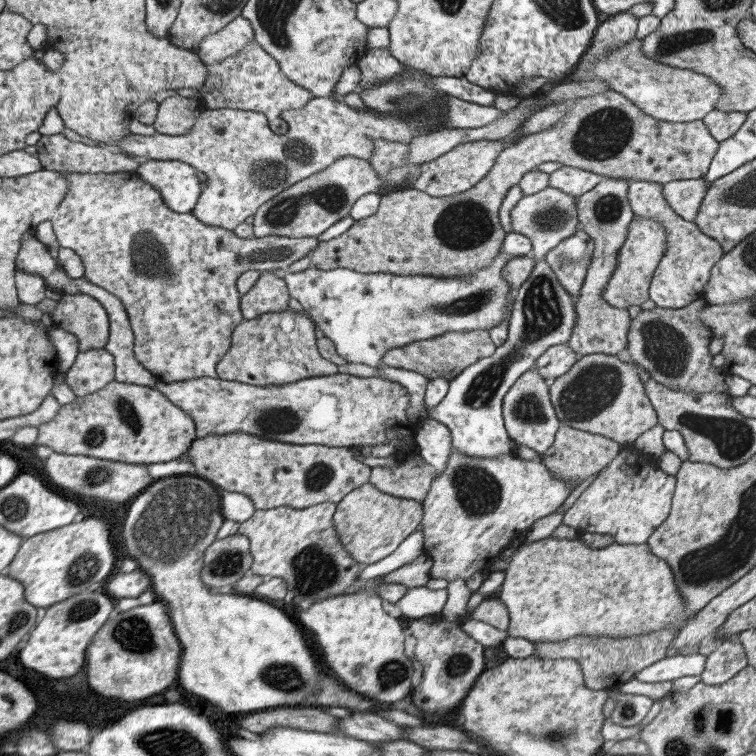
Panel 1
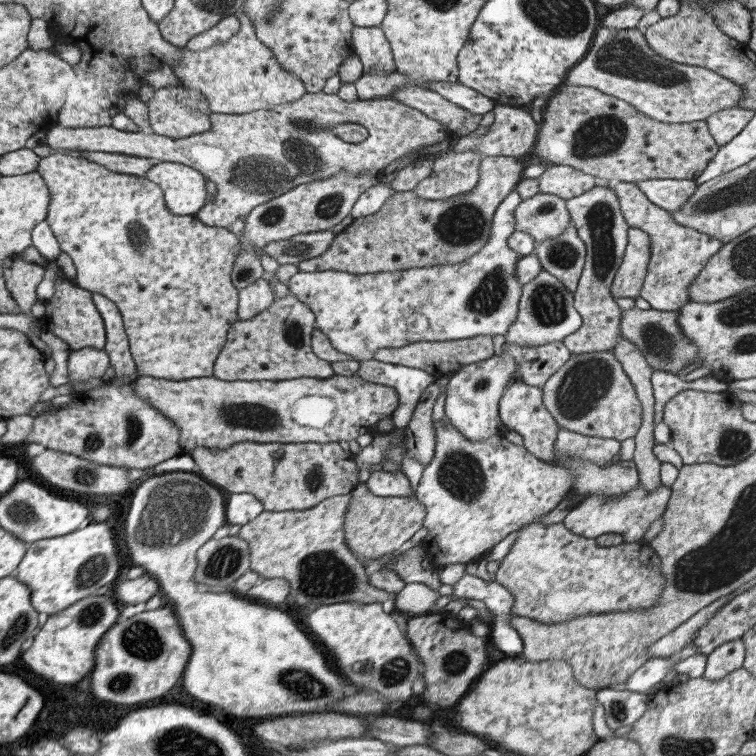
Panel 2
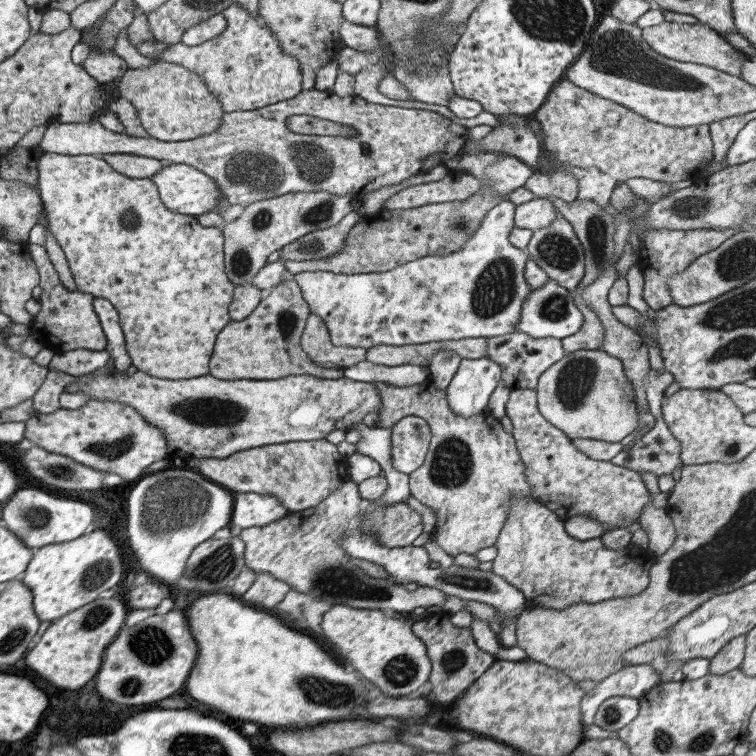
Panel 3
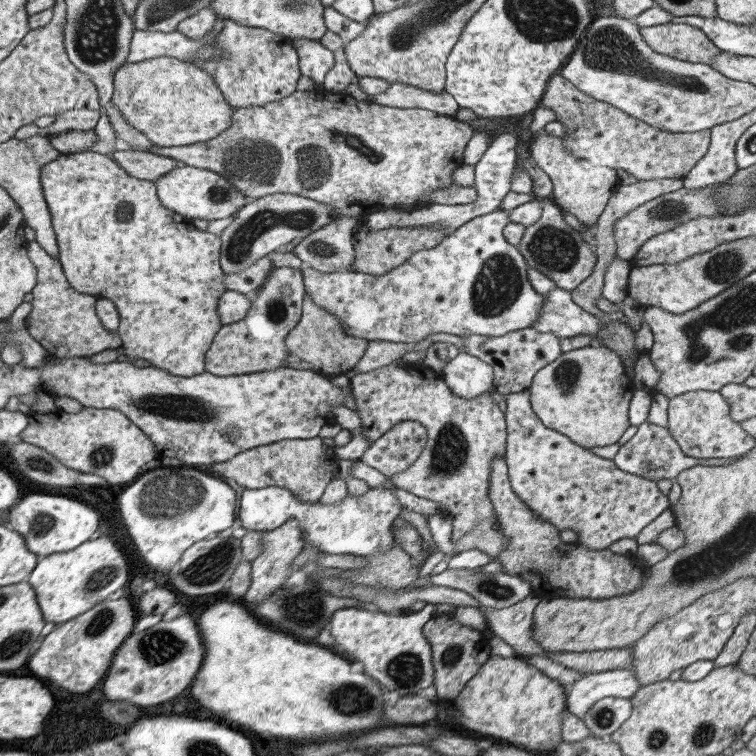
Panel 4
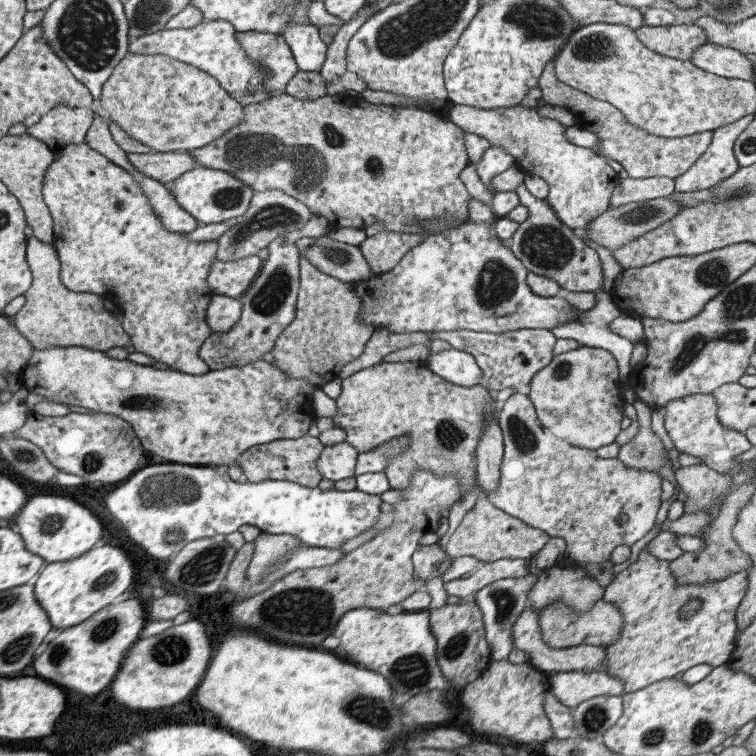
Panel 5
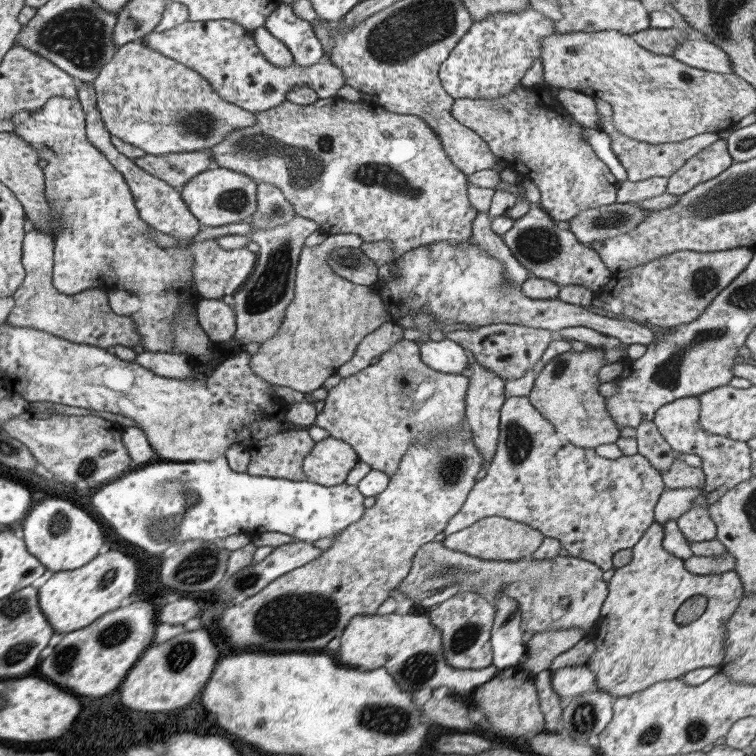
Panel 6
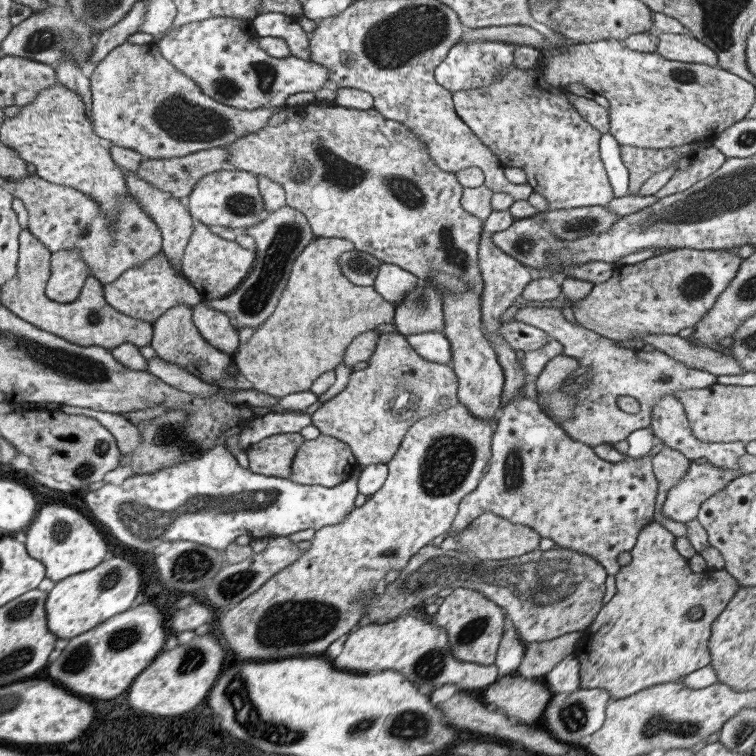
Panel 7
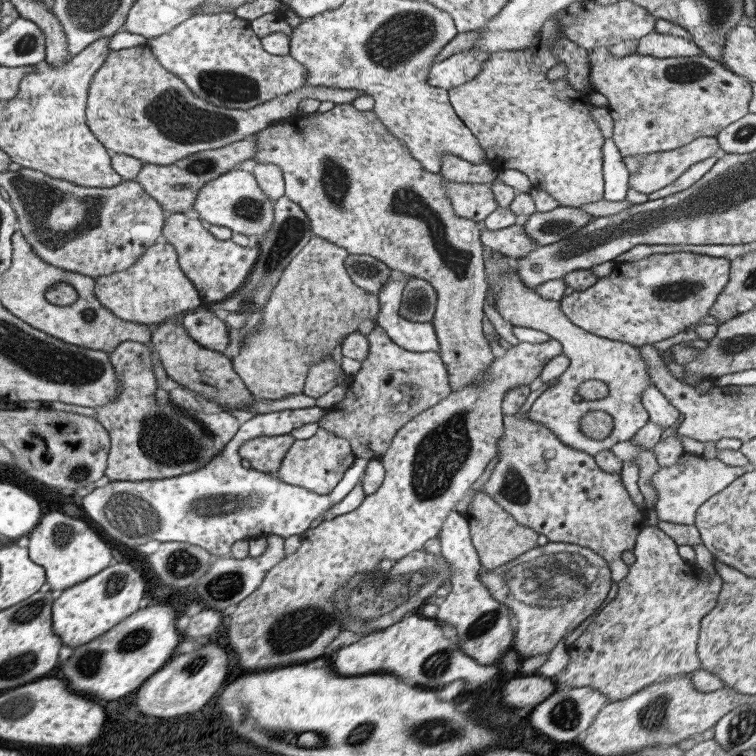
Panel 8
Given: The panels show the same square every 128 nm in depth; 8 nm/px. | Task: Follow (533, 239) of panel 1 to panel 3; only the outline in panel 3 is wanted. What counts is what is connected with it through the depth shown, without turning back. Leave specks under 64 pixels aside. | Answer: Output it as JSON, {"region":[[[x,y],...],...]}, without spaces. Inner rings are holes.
{"region":[[[534,197],[514,207],[514,226],[528,231],[539,230],[551,224],[556,217],[556,210],[549,199]]]}

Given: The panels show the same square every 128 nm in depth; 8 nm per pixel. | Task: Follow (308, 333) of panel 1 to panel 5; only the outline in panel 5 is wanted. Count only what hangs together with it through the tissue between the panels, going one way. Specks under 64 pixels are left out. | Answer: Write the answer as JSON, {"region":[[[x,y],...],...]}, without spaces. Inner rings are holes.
{"region":[[[312,215],[302,228],[284,232],[270,241],[266,246],[268,255],[262,261],[262,267],[246,291],[237,298],[242,304],[237,322],[227,332],[211,334],[199,347],[198,357],[207,365],[208,370],[249,364],[254,360],[262,360],[263,354],[272,352],[276,338],[295,316],[300,251],[293,244],[303,236],[317,238],[326,235],[330,230],[331,227],[325,218]]]}

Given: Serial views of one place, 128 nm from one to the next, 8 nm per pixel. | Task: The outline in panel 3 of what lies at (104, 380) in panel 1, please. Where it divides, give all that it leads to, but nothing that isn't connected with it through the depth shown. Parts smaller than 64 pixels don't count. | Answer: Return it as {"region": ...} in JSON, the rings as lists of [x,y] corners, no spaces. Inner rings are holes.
{"region":[[[75,349],[53,354],[46,368],[47,370],[55,369],[71,376],[82,376],[101,368],[109,358],[110,356],[105,349],[100,351]]]}

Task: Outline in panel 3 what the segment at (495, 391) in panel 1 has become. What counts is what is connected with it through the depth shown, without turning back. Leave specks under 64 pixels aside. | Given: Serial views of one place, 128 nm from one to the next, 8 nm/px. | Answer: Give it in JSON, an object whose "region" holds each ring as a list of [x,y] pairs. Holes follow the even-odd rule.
{"region":[[[548,278],[544,285],[530,290],[524,298],[524,302],[520,306],[521,312],[516,324],[516,331],[537,339],[562,339],[575,334],[583,324],[584,317],[572,301],[572,295],[572,292]],[[487,357],[477,358],[475,360],[461,358],[455,374],[449,381],[449,385],[444,389],[449,411],[463,418],[485,414],[489,395],[493,392],[493,389],[497,386],[499,381],[500,368],[497,363],[494,363]]]}

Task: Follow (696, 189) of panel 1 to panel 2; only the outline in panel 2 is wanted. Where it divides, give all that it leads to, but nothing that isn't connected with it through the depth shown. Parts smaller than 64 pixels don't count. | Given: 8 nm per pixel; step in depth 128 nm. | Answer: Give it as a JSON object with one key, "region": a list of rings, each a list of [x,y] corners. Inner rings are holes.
{"region":[[[643,180],[635,184],[637,190],[641,191],[655,206],[668,212],[673,212],[687,202],[690,194],[695,191],[693,180]]]}

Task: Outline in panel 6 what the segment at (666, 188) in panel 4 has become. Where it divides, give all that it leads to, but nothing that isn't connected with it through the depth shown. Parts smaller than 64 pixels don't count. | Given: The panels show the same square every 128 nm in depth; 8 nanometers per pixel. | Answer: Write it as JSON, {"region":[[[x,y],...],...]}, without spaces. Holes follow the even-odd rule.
{"region":[[[649,177],[639,182],[625,180],[617,183],[616,202],[635,203],[665,193],[666,177]]]}

